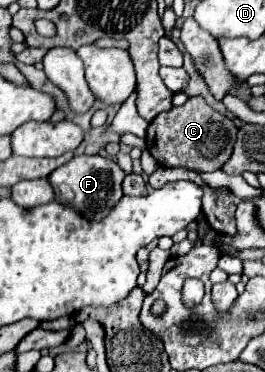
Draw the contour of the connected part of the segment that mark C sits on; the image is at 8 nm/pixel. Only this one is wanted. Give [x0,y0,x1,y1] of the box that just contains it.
[146,96,238,172]

